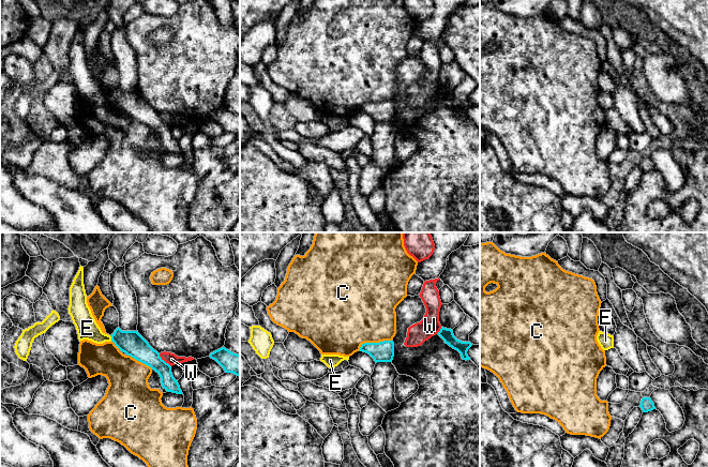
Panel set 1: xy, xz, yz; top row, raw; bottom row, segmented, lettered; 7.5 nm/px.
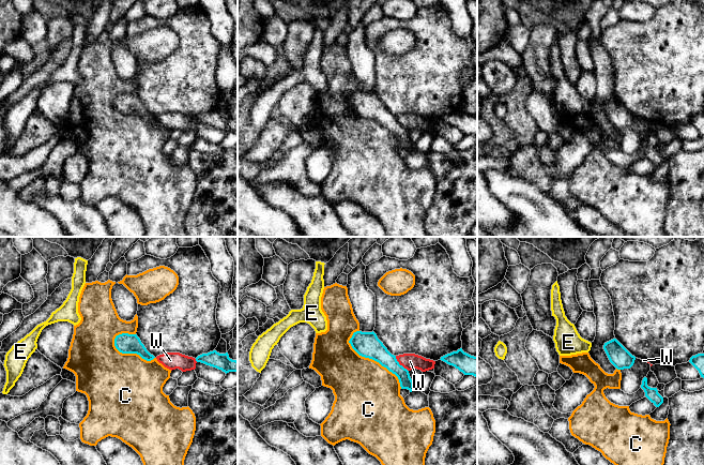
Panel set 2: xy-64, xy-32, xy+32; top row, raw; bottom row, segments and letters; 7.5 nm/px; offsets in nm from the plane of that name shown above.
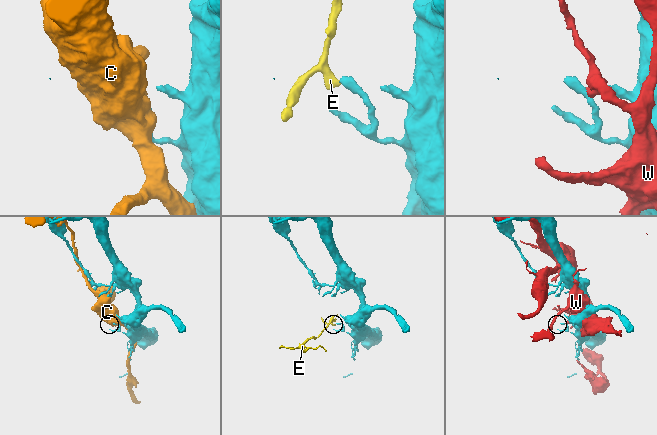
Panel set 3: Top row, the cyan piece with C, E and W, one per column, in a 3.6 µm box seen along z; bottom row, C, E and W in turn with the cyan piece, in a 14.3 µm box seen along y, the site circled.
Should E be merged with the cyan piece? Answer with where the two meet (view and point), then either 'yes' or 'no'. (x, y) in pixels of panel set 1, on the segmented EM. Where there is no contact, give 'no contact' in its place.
xy (111, 339) | no

